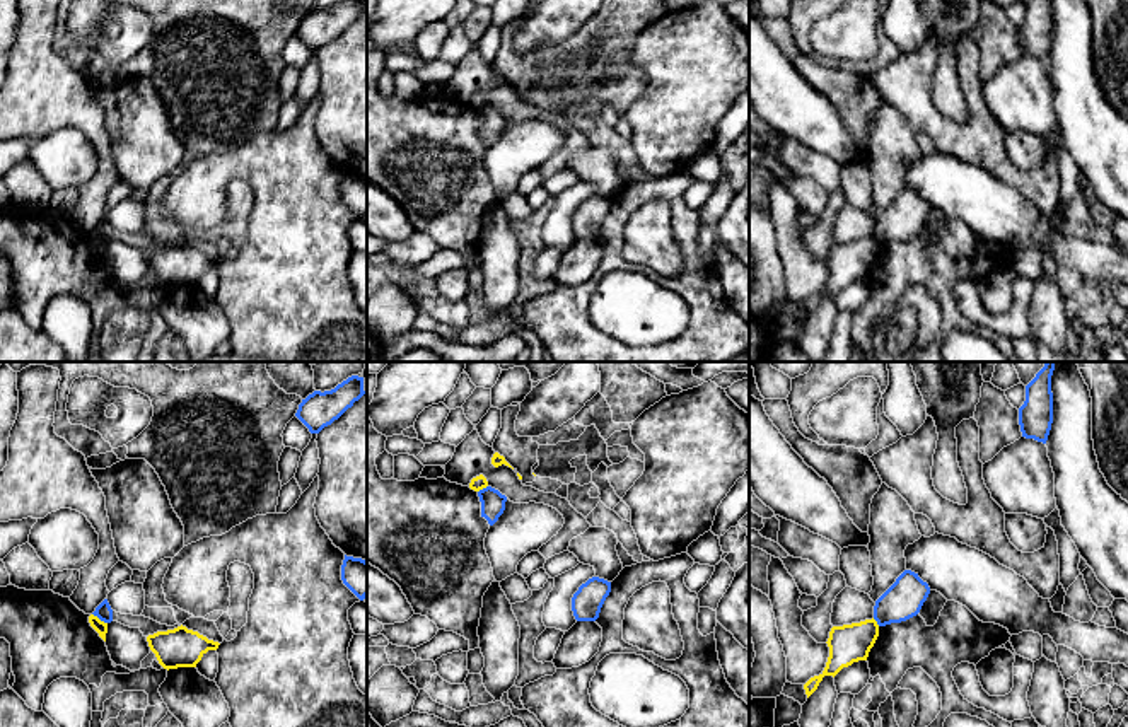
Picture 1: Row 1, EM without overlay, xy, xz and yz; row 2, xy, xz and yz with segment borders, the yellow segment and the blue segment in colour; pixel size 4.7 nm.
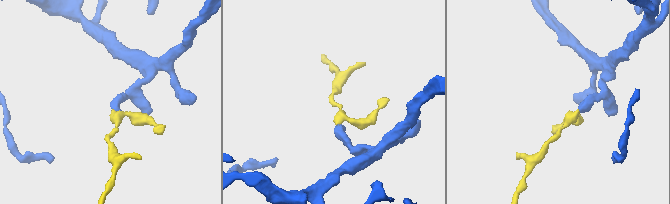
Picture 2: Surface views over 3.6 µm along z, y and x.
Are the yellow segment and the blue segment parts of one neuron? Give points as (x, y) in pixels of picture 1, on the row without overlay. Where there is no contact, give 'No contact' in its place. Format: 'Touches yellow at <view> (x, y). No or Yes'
Touches yellow at xy (98, 236). No

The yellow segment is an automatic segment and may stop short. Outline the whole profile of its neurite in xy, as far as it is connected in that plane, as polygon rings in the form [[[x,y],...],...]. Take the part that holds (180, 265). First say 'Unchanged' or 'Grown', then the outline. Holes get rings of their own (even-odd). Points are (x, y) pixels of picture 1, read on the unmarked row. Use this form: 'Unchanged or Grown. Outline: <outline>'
Unchanged. Outline: [[[177,244],[147,254],[150,268],[164,287],[196,285],[208,268],[217,268],[218,259],[208,258],[198,249]]]

